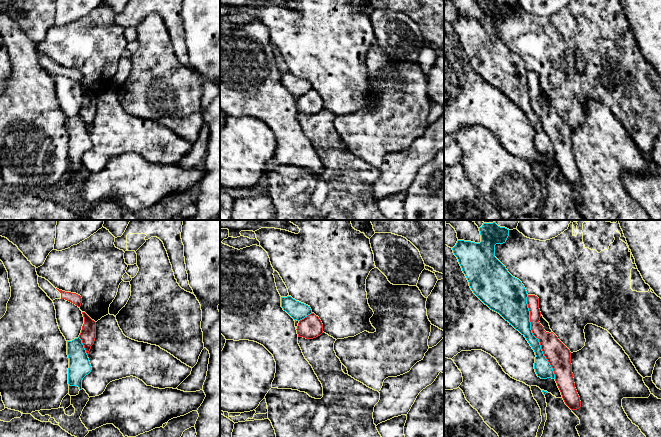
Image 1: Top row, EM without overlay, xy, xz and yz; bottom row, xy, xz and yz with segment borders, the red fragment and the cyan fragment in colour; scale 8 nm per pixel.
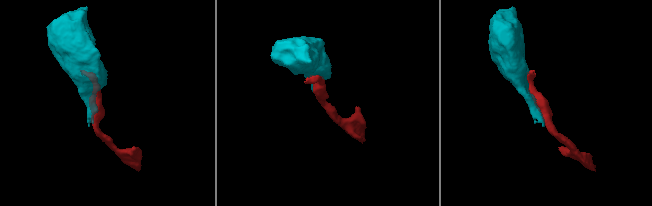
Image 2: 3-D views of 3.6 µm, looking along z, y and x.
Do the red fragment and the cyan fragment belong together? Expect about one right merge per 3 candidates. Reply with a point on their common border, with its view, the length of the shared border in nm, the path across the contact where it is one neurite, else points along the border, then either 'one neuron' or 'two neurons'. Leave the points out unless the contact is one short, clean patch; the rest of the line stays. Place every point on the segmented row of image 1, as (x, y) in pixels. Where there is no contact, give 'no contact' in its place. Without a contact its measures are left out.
contact yz (536, 337); length 700 nm; two neurons

